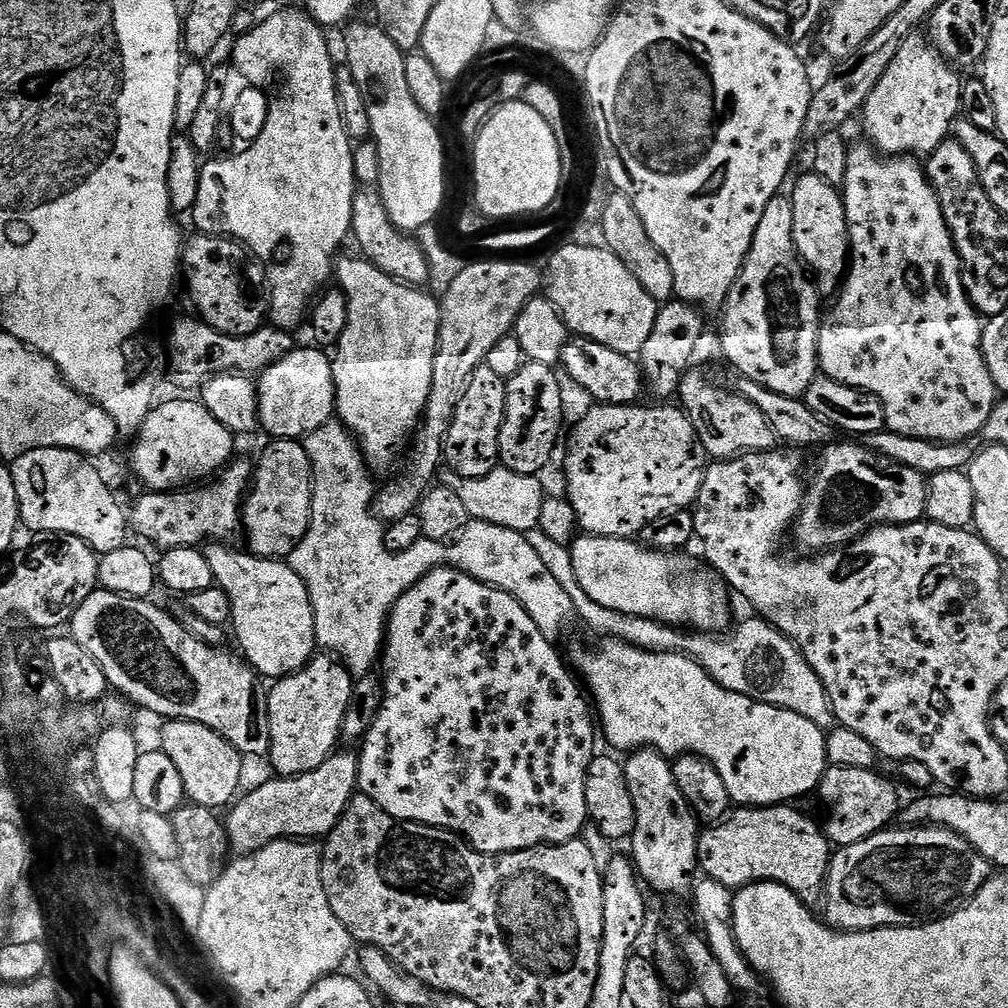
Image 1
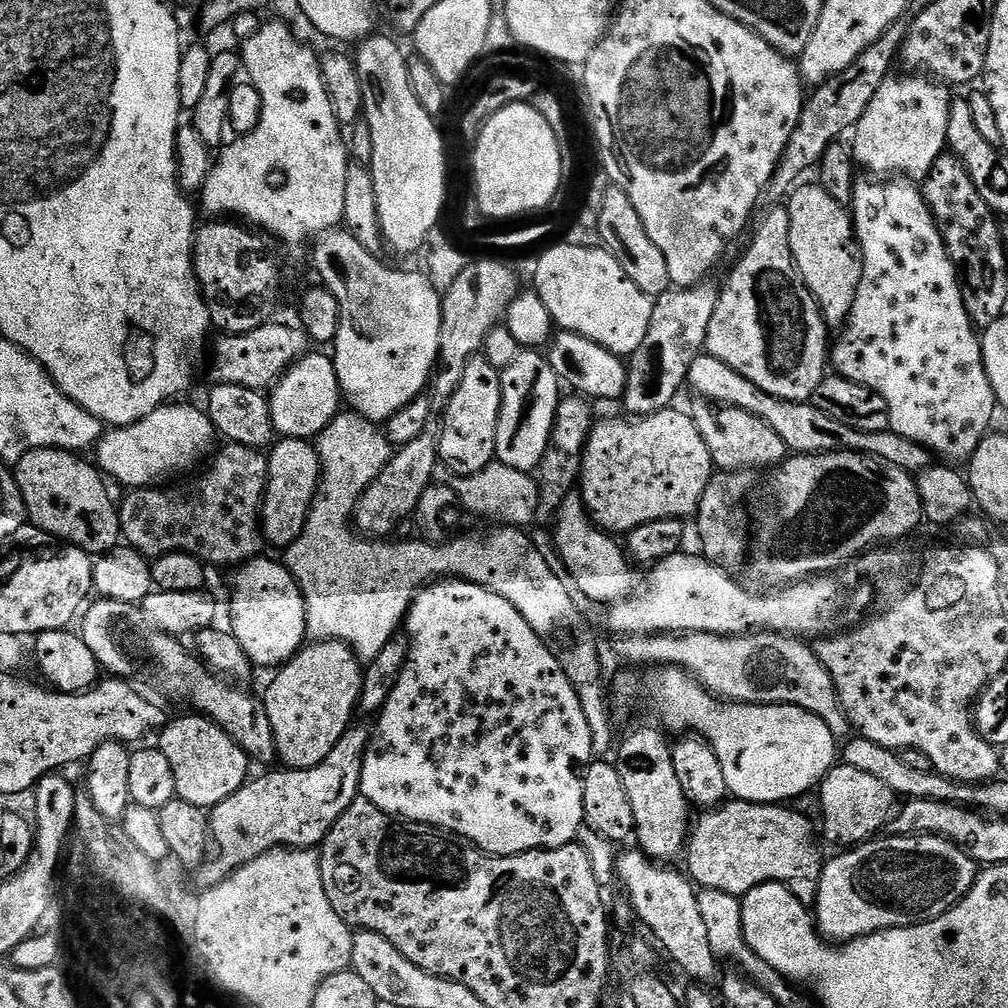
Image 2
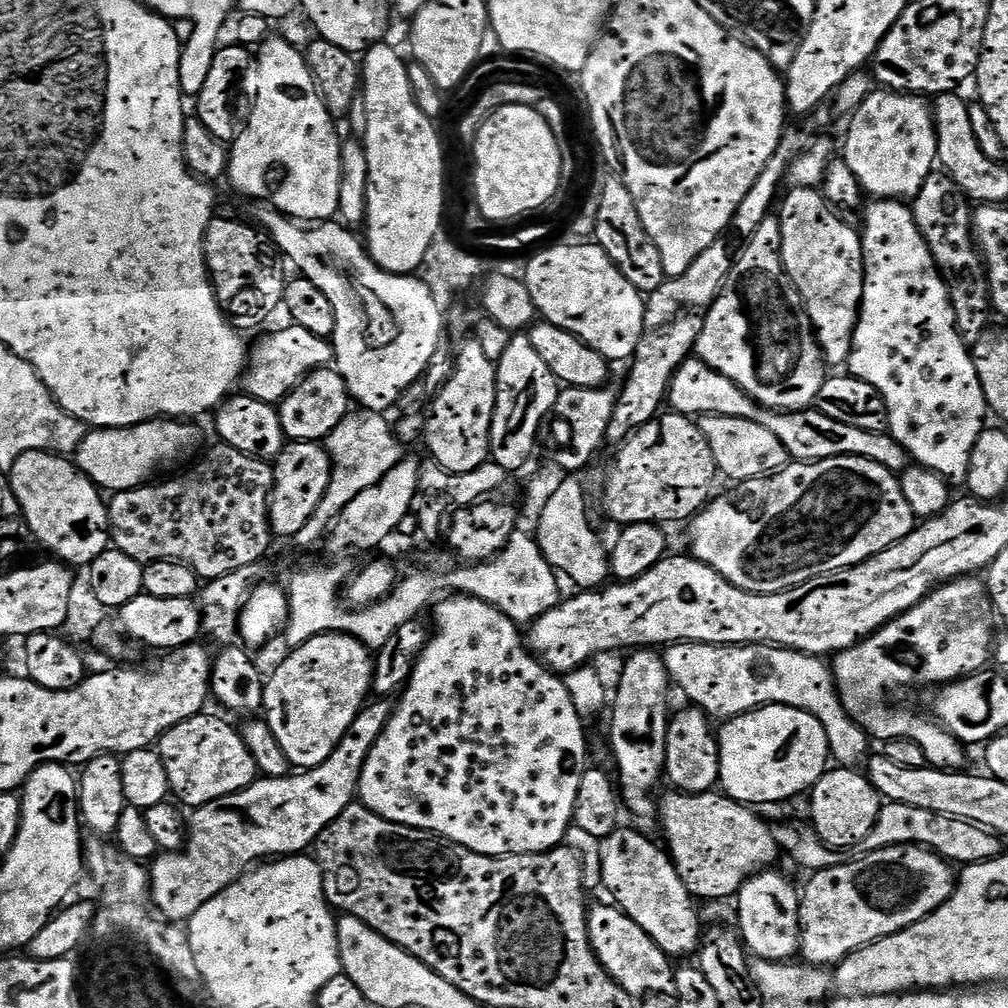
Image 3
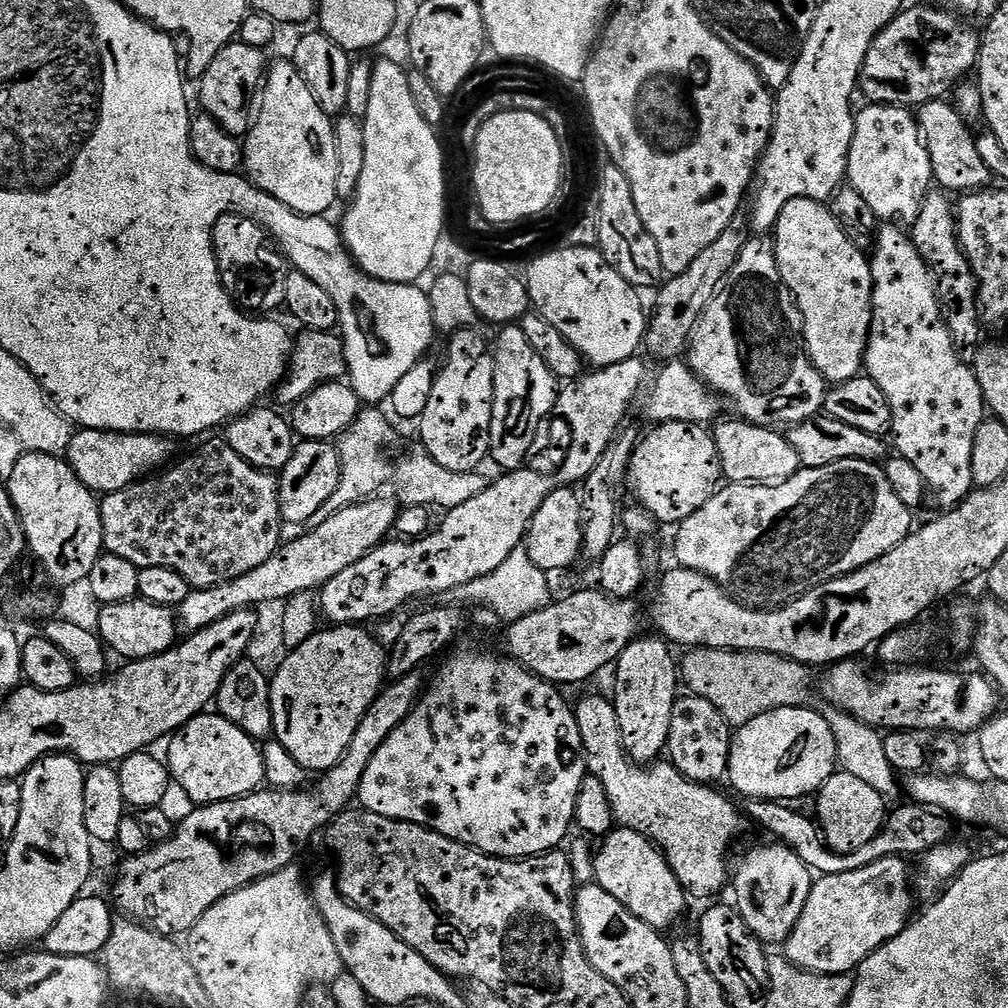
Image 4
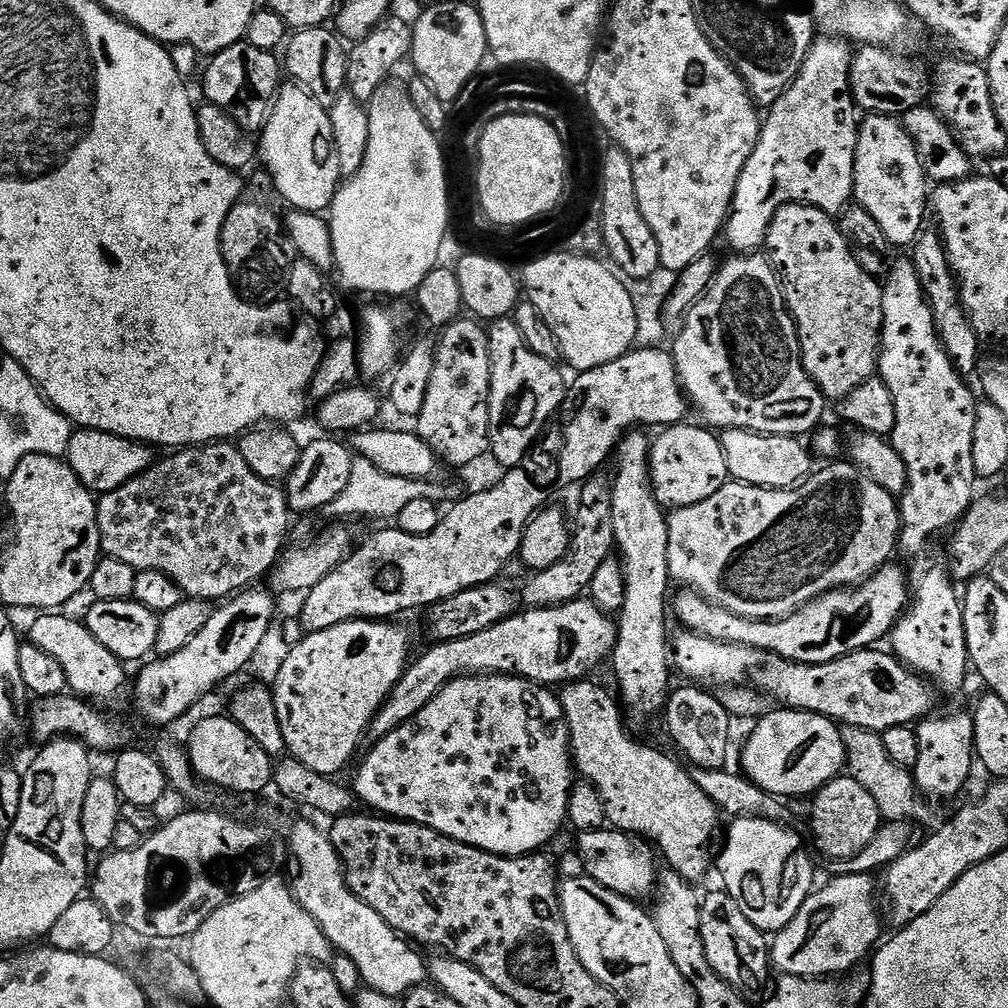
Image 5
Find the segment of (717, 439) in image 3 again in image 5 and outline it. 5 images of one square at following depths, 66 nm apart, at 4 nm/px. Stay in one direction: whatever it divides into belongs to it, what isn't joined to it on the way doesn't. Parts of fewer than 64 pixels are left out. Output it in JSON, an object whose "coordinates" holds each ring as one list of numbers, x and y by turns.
{"coordinates":[[725,428,719,437,722,454,726,454,728,475,741,484,759,488,795,488,803,484,814,471,814,456,809,445,795,436,767,436,761,432]]}

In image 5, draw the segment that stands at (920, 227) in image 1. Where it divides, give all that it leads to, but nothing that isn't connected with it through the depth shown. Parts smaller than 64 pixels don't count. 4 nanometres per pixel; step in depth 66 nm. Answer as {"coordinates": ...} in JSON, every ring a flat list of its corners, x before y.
{"coordinates":[[904,258,896,265,887,269,886,275,882,280,882,310,884,311,884,325,880,331,880,359,878,361,878,376,886,382,886,386,890,386,890,394,894,394,894,410,896,411,896,421,894,422,894,430,890,437,890,443,894,446,894,450,898,450,898,454,902,458,902,462,906,462,906,474,908,475,908,489,904,495,899,497,900,506,900,539,898,541,899,551,905,552,908,556,916,556,912,560,912,568,910,567,910,607,907,612,901,616,899,622,892,628,890,637,890,648,897,660,901,660,907,668,912,669,917,676,925,681,931,682,941,693,956,692,964,684,968,672,970,676,970,661,968,658,968,643,966,642,966,630,964,629,964,605,962,603,961,593,958,591,957,585,954,583,949,569,946,567,945,561,939,560,936,556,920,556,928,548,928,543,935,538,939,532,947,533,949,530,955,529,960,519,966,514,966,510,977,499,976,483,978,477,974,470,974,418,976,417,977,397,972,397,972,392,967,388,965,379,960,372,953,367,947,355,944,353,944,347,940,343,940,336,936,333,936,323,932,318,931,305,924,299,923,288,919,284,916,274,916,268,912,265,911,259]]}

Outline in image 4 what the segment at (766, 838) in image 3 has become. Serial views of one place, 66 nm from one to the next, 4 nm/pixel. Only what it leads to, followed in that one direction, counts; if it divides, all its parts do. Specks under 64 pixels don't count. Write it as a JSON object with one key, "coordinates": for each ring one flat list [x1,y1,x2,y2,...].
{"coordinates":[[607,695,590,696,590,697,584,696,581,698,580,701,578,702,575,701,574,711,576,713,576,721,578,722,578,730,582,734,582,746,584,747,584,761,588,763,588,775,593,776,594,778,598,778,598,782,602,782,602,786,606,790,606,798,610,798,610,806,614,810,614,818,616,819,616,824,619,825,619,827,621,828,629,828,630,830,634,830,638,834,642,834,643,836,650,837,652,843,655,844,657,848,659,848,662,855,664,855,664,857,666,858,666,862,670,866,670,870,674,870,674,874,678,878,678,882,681,884,681,886,684,887,684,891,685,893,687,893,689,897,695,898,695,896,712,896,715,894,715,892,722,891,724,888,724,883,726,883,727,880,729,883,729,880,730,880,730,868,728,872,728,847,730,847,731,844,735,842,736,835,738,835,740,832,740,820,742,821,742,816,741,816,741,813,738,811,738,808,735,808,735,806,732,805,731,802,728,801,727,798,724,797,722,793,716,792,720,790,715,790,713,787,710,787,707,784,699,784,698,782,694,782,693,780,687,780,686,777,684,777,683,774,680,771,678,771,678,769,676,769,674,765,671,764,671,762,653,762,647,766,641,766,641,765,632,763,631,758,628,755,626,755,626,753,624,752,624,747,622,746,622,738,620,737,620,731,618,730,618,722,616,721,616,711,614,710,614,706,612,705,611,699,609,699]]}

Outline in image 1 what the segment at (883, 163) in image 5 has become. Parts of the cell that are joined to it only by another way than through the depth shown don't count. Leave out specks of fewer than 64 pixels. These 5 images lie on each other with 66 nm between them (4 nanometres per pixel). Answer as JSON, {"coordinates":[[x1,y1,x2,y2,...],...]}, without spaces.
{"coordinates":[[920,36,904,37,898,46,898,54,894,54,894,62,886,66,882,78,878,78,878,86,874,86,862,109,867,143,885,156,911,154,916,158,927,158,943,140,949,139,962,112,961,73,931,42]]}

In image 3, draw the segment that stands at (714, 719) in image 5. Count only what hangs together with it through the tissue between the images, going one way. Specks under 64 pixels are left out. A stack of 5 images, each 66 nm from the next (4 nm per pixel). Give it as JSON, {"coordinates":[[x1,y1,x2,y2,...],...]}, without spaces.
{"coordinates":[[684,706,680,713,668,721,666,734,666,762,664,775,673,789,685,794,711,792,720,783,720,741,708,713,695,706]]}

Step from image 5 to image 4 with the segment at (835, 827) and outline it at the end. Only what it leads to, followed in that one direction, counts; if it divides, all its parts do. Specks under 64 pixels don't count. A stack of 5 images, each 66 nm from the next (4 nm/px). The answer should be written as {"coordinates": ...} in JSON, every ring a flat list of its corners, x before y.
{"coordinates":[[843,770,833,772,819,792,815,793,815,800,814,816,820,835,834,852,860,849,864,843,870,842,870,838,874,838,874,834,878,834,886,819,886,798,878,794,874,786,862,782,862,778,854,778,854,774]]}

